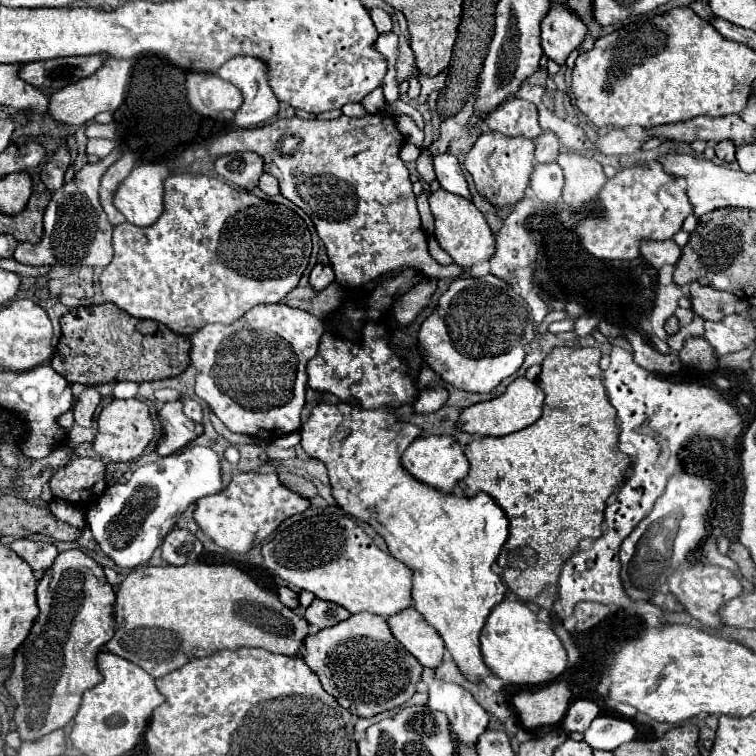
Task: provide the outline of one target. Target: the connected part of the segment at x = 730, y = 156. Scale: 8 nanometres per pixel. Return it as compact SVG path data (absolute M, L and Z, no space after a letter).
M719 141L715 145L715 153L719 159L731 163L731 161L735 161L735 143L733 141Z

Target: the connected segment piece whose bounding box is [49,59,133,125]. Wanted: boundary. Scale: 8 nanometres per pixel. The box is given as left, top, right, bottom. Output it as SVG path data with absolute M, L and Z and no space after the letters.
M107 59L99 71L95 71L91 77L85 77L83 81L71 83L63 89L59 89L49 103L49 113L69 125L83 125L89 123L97 113L103 111L117 111L119 105L125 101L127 85L131 81L131 71L133 71L133 61L131 59Z

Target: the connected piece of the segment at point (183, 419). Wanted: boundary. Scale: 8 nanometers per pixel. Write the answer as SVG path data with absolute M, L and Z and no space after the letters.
M169 401L159 411L159 421L163 425L163 439L157 445L157 453L173 455L185 445L189 445L193 439L197 439L203 433L203 427L199 423L193 423L183 413L183 401Z

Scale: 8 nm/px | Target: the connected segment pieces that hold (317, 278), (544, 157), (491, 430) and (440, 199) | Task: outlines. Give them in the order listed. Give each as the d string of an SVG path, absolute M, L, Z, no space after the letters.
M317 263L315 267L313 267L313 271L311 271L311 275L309 275L309 285L311 285L311 289L313 291L323 291L329 283L333 283L335 281L335 275L333 275L333 269L331 269L331 265L321 265L321 263Z
M543 131L543 133L535 139L535 161L537 161L537 163L551 163L551 161L555 161L559 149L561 149L561 143L559 143L559 139L555 137L555 133Z
M517 377L513 383L509 383L503 395L463 409L459 425L463 425L465 433L479 433L479 435L493 435L493 437L509 435L535 423L535 419L539 419L543 413L543 403L545 403L545 393L535 381Z
M437 189L429 195L431 213L435 217L435 239L439 245L453 257L453 261L461 267L471 267L479 261L489 261L495 253L495 241L493 233L481 215L481 211L465 197L453 195L445 189Z

